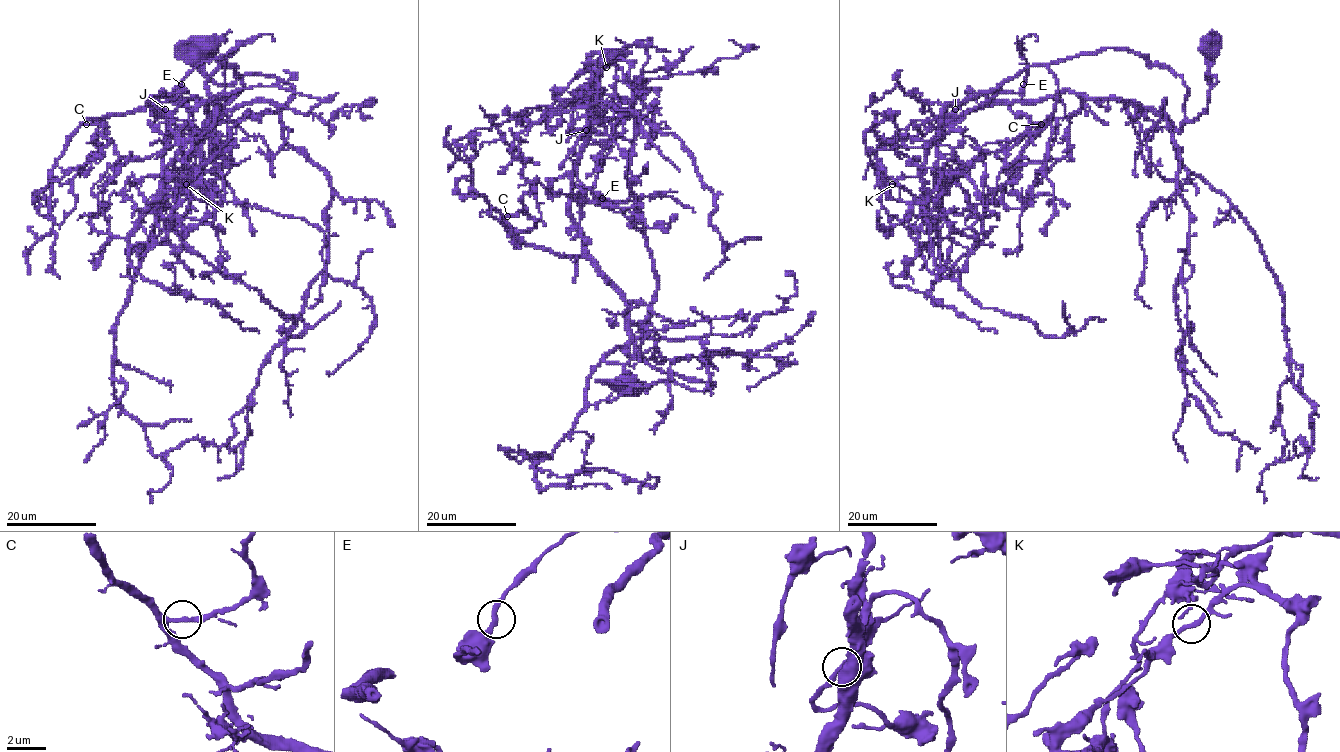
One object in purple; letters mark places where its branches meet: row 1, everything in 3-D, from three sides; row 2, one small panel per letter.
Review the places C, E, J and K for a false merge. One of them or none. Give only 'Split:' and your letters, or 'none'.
Split: none

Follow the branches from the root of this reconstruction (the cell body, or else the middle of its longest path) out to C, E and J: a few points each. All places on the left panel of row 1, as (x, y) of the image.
C: (207, 46), (204, 72), (217, 83), (259, 73), (293, 96), (209, 131), (206, 102), (169, 96), (86, 124)
E: (207, 46), (217, 83), (259, 73), (293, 96), (208, 131), (206, 102), (161, 91), (182, 130), (181, 84)
J: (207, 46), (217, 83), (259, 73), (293, 96), (209, 131), (206, 102), (161, 91), (149, 101), (165, 109)

